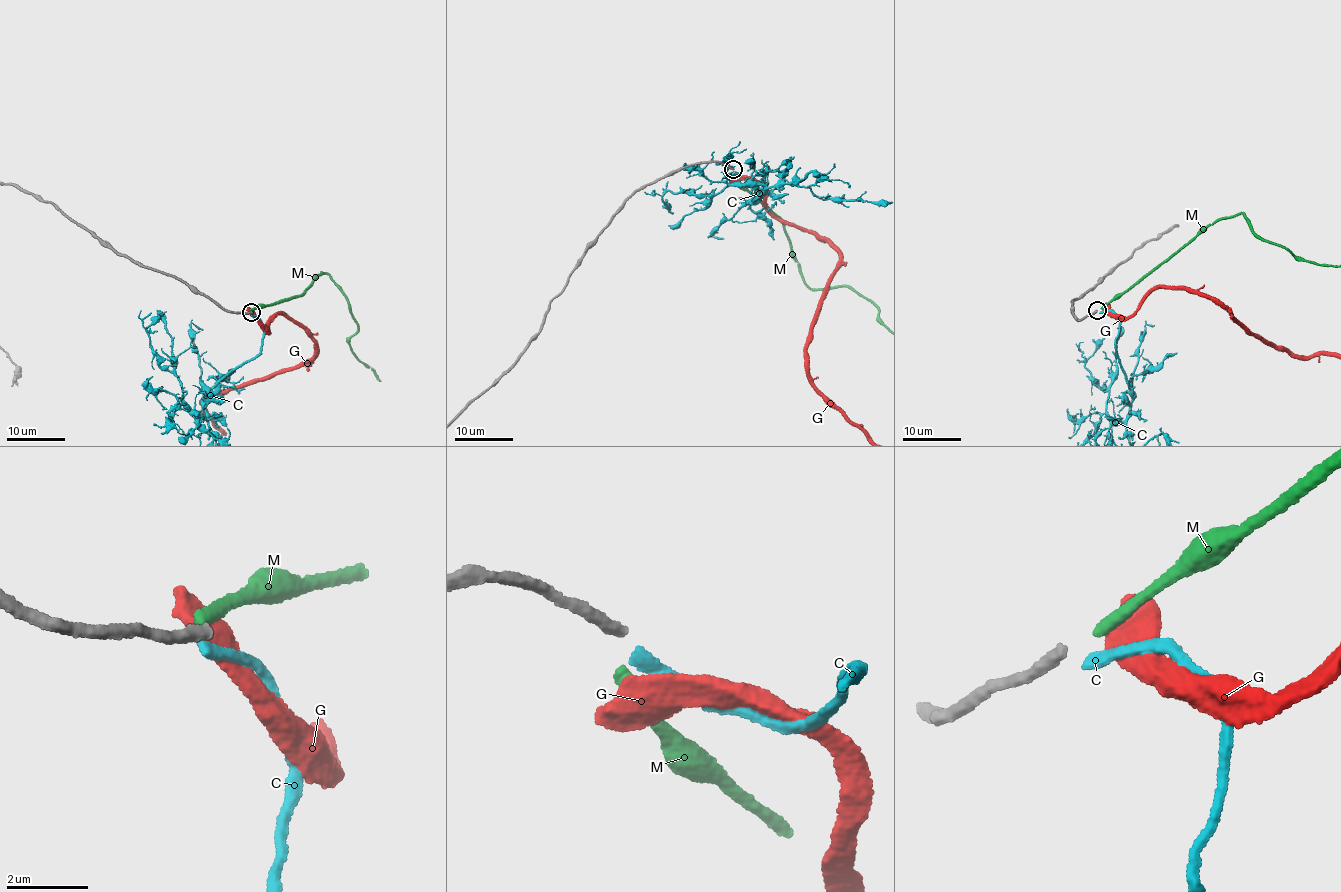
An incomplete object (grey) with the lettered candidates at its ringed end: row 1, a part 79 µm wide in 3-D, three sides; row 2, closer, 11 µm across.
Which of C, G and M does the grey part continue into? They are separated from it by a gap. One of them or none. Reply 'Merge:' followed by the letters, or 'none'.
Merge: M

